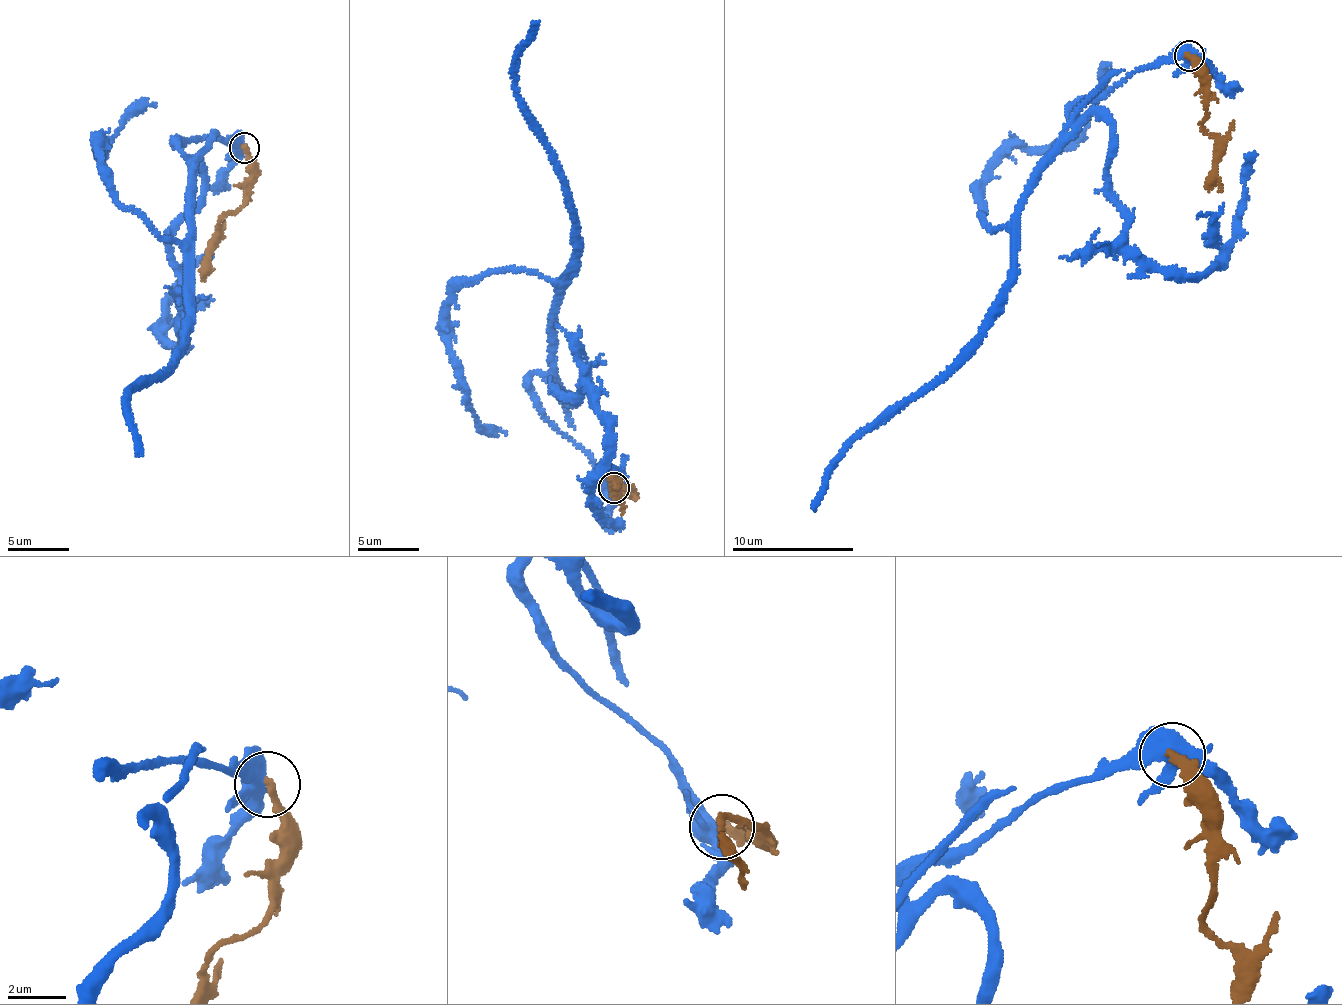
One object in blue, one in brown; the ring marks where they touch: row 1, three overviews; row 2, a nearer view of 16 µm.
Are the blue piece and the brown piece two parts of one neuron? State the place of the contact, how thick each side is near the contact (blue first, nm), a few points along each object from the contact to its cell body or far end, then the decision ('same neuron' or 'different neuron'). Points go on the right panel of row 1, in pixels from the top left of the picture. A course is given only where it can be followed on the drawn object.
(1189, 55) | 460/280 nm | blue via (1187, 57), (1143, 67), (1075, 106), (1073, 136), (1019, 212), (1016, 278), (1003, 311), (854, 440), (813, 509) | brown via (1188, 56), (1204, 88), (1204, 127), (1215, 140), (1217, 180), (1221, 191) | different neuron

